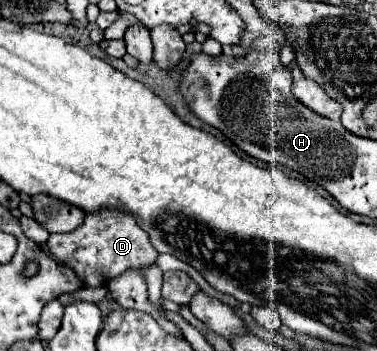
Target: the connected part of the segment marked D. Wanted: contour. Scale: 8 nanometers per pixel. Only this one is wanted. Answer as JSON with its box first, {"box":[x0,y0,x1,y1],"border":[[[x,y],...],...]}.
{"box":[48,212,158,288],"border":[[[100,212],[86,216],[82,226],[70,234],[50,234],[48,248],[52,256],[82,276],[82,288],[104,286],[108,278],[122,274],[128,268],[144,268],[156,262],[158,252],[152,248],[146,232],[132,216],[120,212]]]}

